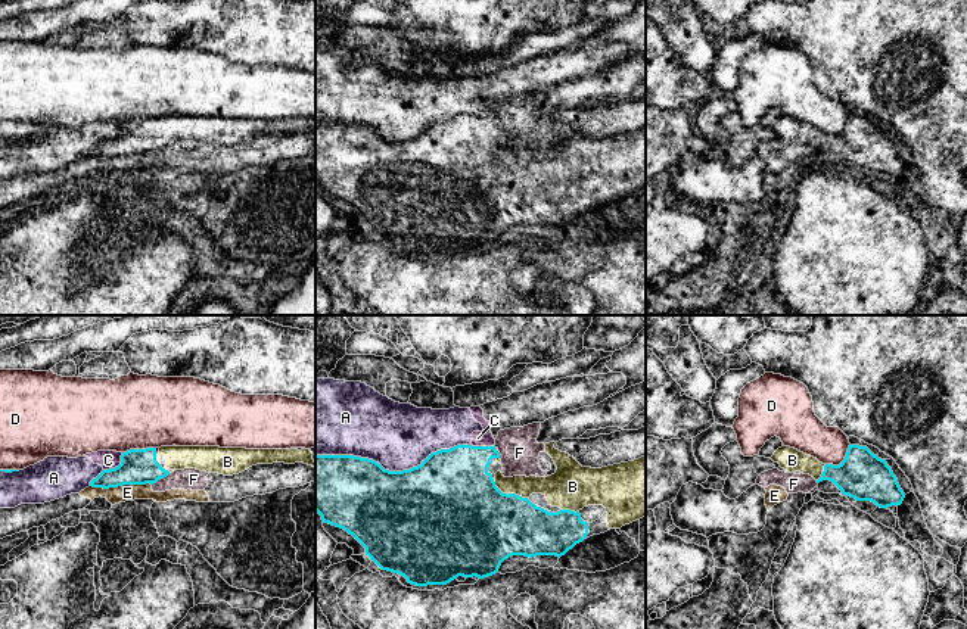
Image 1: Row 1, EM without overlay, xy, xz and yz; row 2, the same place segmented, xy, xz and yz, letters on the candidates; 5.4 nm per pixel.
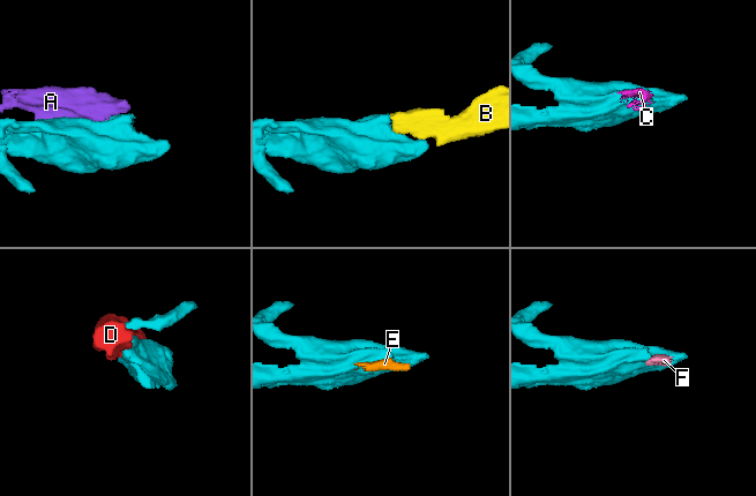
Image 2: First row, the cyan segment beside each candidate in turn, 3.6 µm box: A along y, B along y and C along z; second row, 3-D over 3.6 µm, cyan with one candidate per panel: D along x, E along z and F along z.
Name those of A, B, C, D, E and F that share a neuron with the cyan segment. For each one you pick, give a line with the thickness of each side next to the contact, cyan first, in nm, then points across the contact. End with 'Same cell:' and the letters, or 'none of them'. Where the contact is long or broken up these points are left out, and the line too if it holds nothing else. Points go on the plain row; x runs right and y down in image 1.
B: 460/140 nm
Same cell: B

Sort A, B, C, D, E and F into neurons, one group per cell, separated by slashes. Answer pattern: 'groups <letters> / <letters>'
groups A C / B / D / E F

